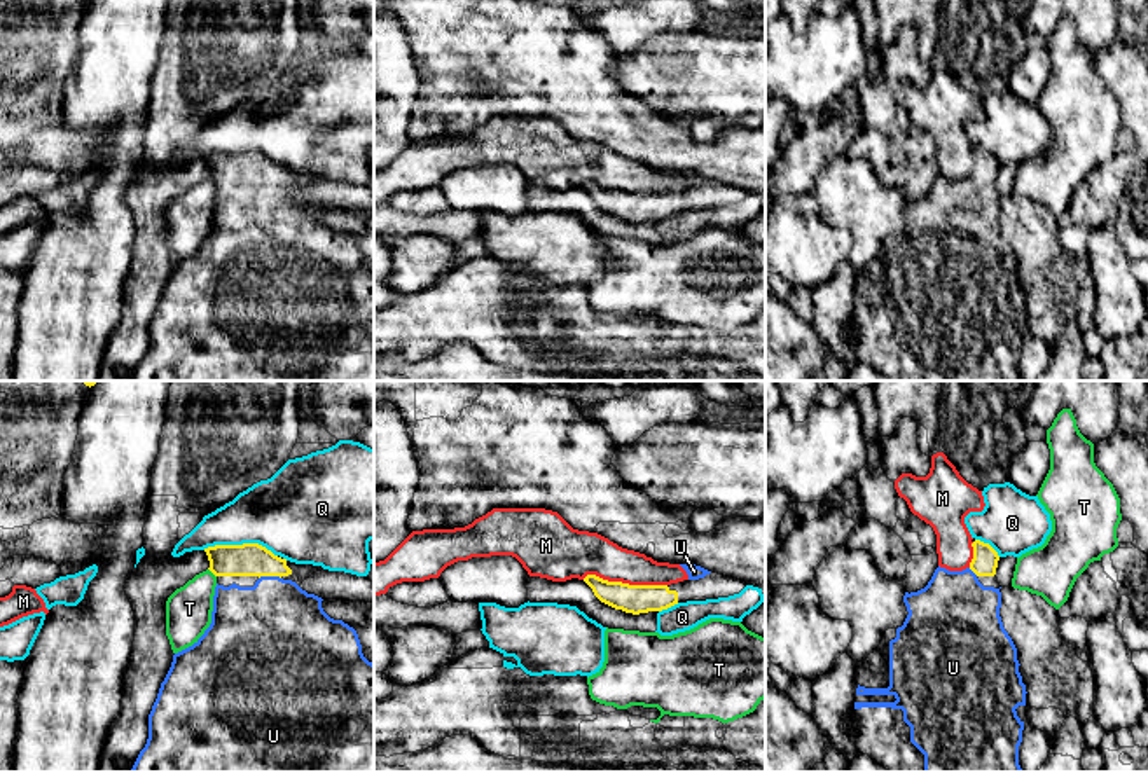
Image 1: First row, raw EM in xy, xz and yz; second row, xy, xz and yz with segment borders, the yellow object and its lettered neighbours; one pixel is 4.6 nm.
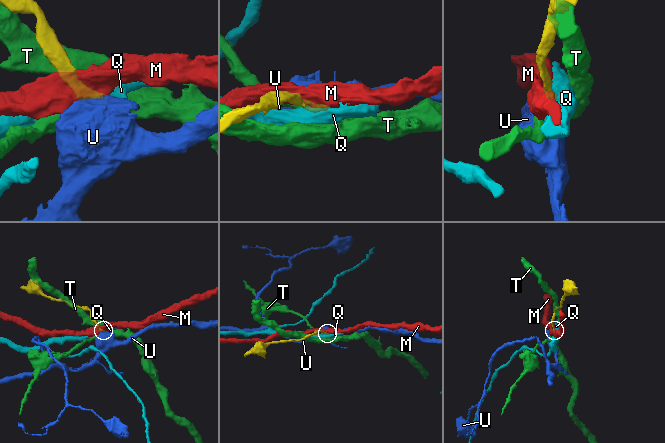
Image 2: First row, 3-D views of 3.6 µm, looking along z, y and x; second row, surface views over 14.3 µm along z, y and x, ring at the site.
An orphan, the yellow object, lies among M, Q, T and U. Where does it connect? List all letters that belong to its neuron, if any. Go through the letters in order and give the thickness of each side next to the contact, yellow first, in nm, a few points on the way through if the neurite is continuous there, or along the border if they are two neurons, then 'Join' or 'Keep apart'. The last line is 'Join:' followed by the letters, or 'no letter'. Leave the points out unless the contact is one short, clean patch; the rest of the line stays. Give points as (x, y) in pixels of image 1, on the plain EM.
M: Thickness 130 nm (yellow) against 200 nm. Keep apart
Q: Thickness 160 nm (yellow) against 360 nm. Boundary: xy (203, 158), (231, 152), (261, 152), (276, 165). Keep apart
T: Thickness 160 nm (yellow) against 220 nm. Keep apart
U: Thickness 160 nm (yellow) against 440 nm. Path across: xy (250, 168), (269, 184), (275, 238). Join
Join: U

